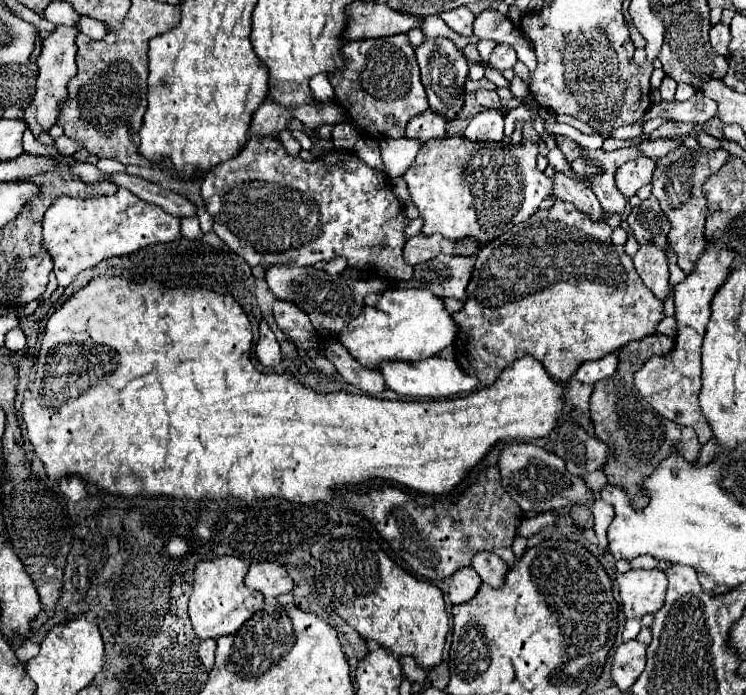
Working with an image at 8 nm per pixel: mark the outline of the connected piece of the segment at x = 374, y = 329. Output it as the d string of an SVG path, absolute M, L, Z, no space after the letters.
M400 288L384 290L376 306L364 306L358 318L348 320L336 340L364 368L376 370L382 362L416 362L430 358L446 346L452 346L456 334L458 328L438 296L432 296L424 288Z

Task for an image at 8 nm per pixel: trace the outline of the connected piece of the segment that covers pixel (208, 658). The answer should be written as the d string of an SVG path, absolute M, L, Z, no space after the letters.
M204 640L200 642L200 660L206 668L206 672L210 672L214 668L214 650L216 650L216 640Z

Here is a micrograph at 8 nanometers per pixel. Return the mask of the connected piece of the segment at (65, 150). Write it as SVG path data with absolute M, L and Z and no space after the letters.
M60 136L60 138L56 140L56 148L58 148L62 154L72 156L72 154L76 154L78 150L82 150L82 144L78 144L76 140L70 140L68 136Z

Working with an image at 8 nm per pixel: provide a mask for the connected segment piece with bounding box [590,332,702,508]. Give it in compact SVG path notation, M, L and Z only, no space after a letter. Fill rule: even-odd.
M658 332L654 336L646 336L642 340L634 340L626 344L624 348L618 350L616 372L610 378L594 384L594 392L590 396L590 416L592 416L594 432L604 444L608 444L608 460L602 470L608 478L608 484L626 488L626 496L630 496L630 504L634 504L636 508L640 506L634 502L634 494L640 492L642 482L656 470L660 460L668 458L674 452L678 452L686 460L694 460L698 458L698 452L702 448L692 428L674 424L658 416L658 412L654 412L654 408L650 408L650 404L646 404L646 400L642 400L642 396L638 396L634 388L634 372L638 372L644 366L644 358L662 356L672 348L674 348L674 340ZM674 442L680 442L678 450L674 450Z

